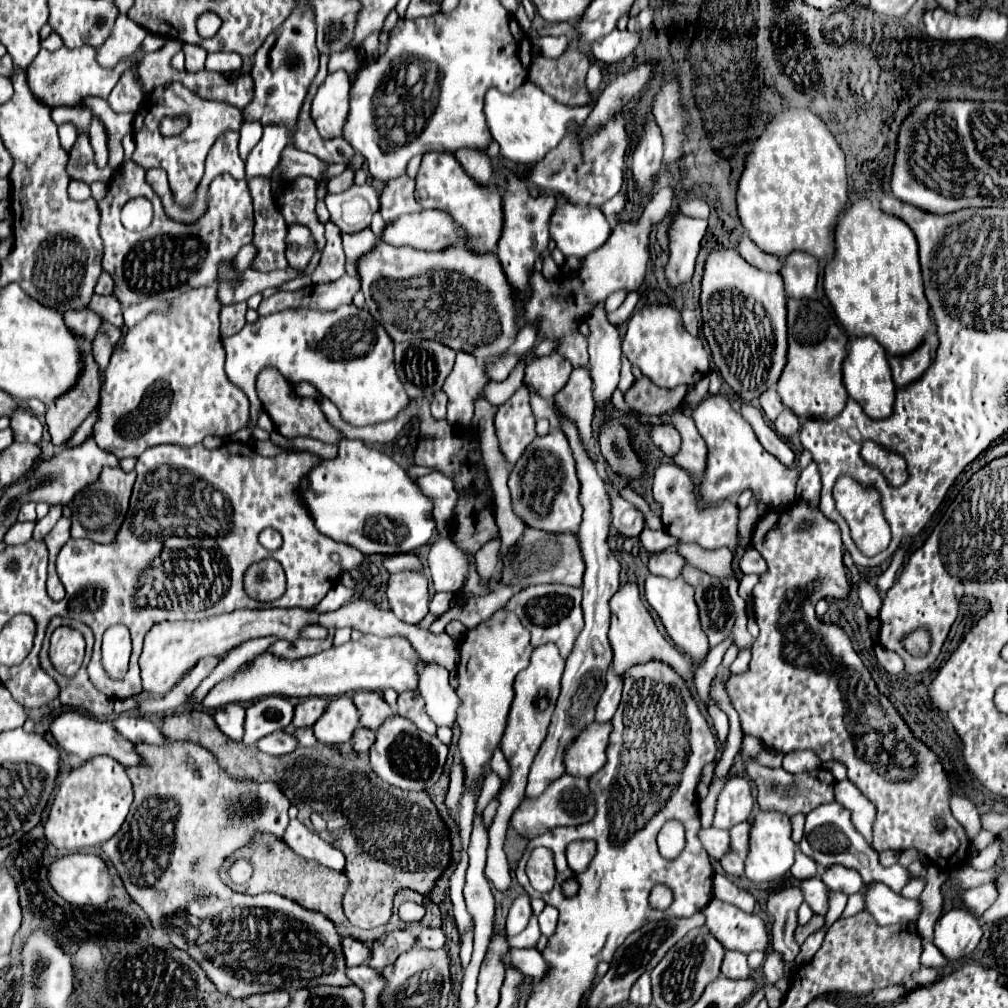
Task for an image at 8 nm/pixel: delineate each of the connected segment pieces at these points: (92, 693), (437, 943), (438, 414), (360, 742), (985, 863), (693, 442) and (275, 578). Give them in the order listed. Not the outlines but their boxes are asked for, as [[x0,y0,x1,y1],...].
[[39,617,113,717],[417,929,445,949],[431,391,447,419],[353,727,375,753],[967,839,1001,871],[667,413,707,475],[243,559,285,603]]

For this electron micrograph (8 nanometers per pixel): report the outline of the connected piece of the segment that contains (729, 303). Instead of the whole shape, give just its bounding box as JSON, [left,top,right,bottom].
[699,249,795,465]

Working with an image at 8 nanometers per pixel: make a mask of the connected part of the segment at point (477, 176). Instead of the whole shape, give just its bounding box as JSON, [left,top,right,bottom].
[455,149,493,183]

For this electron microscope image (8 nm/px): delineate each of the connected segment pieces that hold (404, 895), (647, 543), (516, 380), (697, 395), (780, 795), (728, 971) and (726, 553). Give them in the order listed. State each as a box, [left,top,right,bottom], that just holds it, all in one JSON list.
[[393,889,427,911],[641,527,677,553],[477,355,525,405],[684,377,709,407],[745,759,835,815],[721,951,749,979],[679,543,733,579]]

